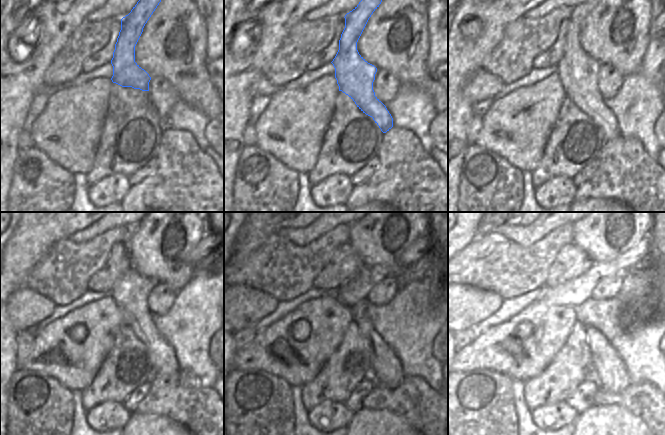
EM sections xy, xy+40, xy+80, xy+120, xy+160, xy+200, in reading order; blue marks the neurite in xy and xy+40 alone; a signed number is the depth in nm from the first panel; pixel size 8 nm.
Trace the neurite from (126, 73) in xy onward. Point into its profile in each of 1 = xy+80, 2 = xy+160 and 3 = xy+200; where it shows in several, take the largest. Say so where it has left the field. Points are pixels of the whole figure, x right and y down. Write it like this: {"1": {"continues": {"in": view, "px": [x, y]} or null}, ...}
{"1": {"continues": {"in": "xy+80", "px": [577, 71]}}, "2": {"continues": {"in": "xy+160", "px": [386, 368]}}, "3": {"continues": {"in": "xy+200", "px": [610, 369]}}}

